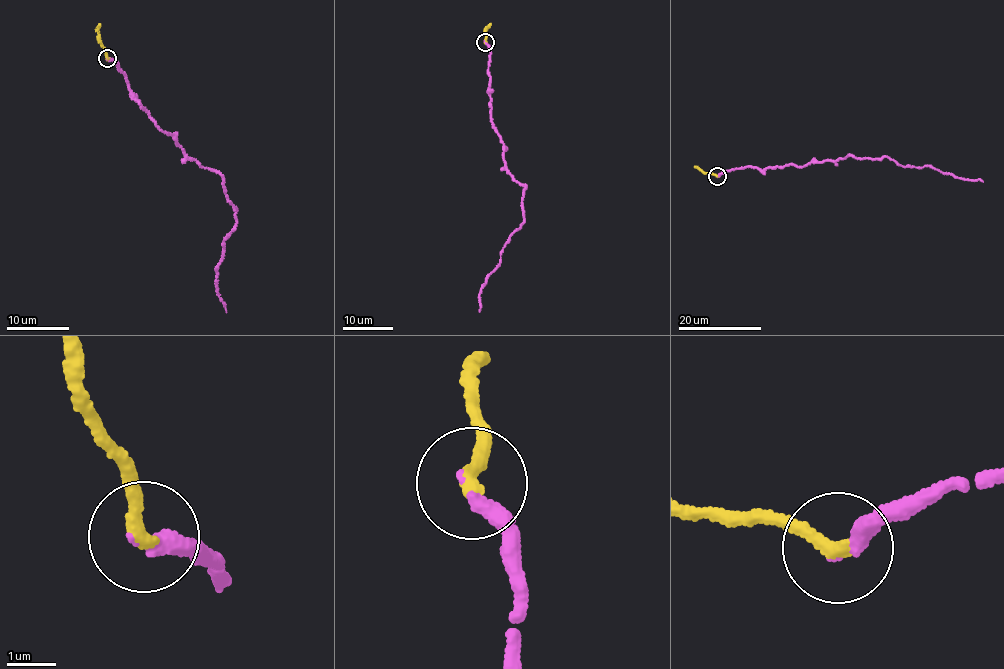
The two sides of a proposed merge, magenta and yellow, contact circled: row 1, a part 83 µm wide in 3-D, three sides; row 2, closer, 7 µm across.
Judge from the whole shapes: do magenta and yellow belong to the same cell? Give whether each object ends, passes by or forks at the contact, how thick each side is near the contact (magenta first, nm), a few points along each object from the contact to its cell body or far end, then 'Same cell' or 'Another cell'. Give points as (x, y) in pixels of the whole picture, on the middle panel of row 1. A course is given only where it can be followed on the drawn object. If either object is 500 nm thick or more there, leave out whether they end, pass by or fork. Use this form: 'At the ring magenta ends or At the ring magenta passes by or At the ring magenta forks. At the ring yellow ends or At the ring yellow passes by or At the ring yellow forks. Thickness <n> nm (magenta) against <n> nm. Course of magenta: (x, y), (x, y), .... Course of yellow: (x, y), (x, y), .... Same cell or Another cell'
At the ring magenta ends. At the ring yellow ends. Thickness 340 nm (magenta) against 320 nm. Course of magenta: (485, 42), (490, 121), (503, 143), (506, 172), (525, 188), (523, 223), (486, 279), (479, 311). Course of yellow: (485, 42), (486, 30), (491, 24). Same cell

